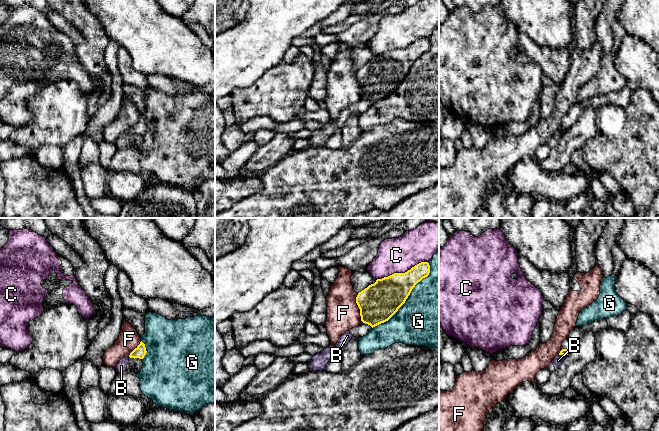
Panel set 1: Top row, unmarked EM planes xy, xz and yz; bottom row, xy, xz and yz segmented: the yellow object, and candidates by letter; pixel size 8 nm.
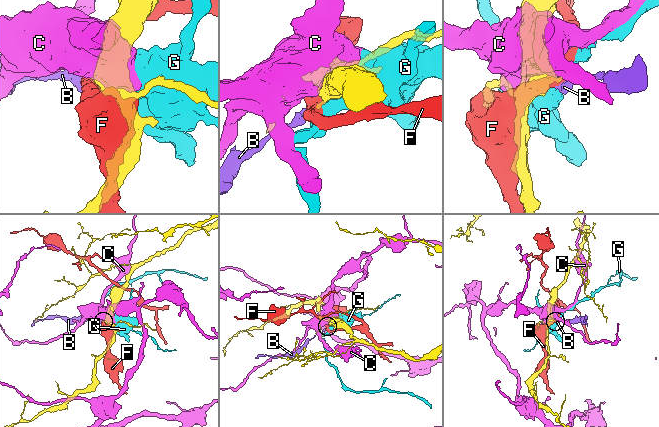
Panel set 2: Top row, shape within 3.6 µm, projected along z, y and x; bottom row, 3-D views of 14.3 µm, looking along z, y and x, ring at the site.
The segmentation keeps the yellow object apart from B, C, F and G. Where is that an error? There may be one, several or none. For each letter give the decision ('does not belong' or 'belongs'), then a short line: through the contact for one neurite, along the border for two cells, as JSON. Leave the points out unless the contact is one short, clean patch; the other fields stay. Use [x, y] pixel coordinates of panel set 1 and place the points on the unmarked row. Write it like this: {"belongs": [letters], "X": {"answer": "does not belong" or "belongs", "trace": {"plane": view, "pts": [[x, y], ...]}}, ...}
{"belongs": [], "B": {"answer": "does not belong", "trace": {"plane": "yz", "pts": [[559, 130], [566, 131]]}}, "C": {"answer": "does not belong"}, "F": {"answer": "does not belong"}, "G": {"answer": "does not belong"}}

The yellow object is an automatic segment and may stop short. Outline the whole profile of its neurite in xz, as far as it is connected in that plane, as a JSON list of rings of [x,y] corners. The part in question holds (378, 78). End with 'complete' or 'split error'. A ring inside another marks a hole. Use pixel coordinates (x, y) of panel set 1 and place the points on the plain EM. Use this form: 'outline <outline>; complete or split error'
outline [[[421,38],[405,49],[377,55],[356,73],[361,97],[372,104],[388,97],[405,79],[415,61],[429,49],[429,39]]]; complete

